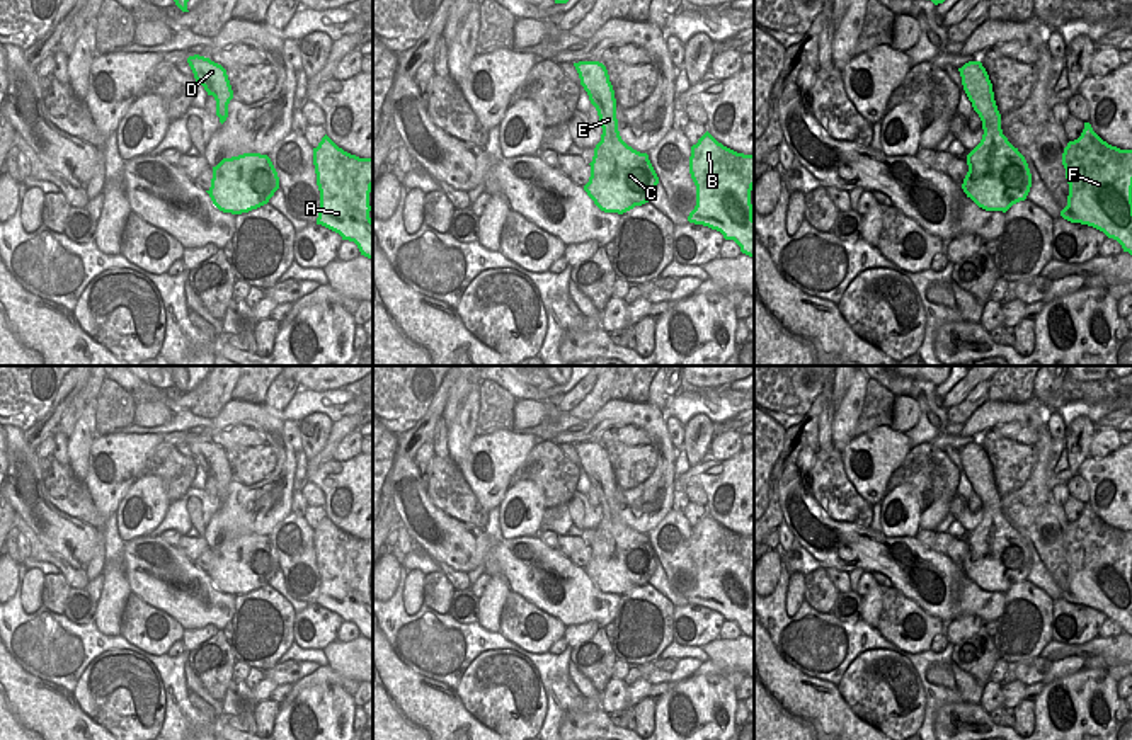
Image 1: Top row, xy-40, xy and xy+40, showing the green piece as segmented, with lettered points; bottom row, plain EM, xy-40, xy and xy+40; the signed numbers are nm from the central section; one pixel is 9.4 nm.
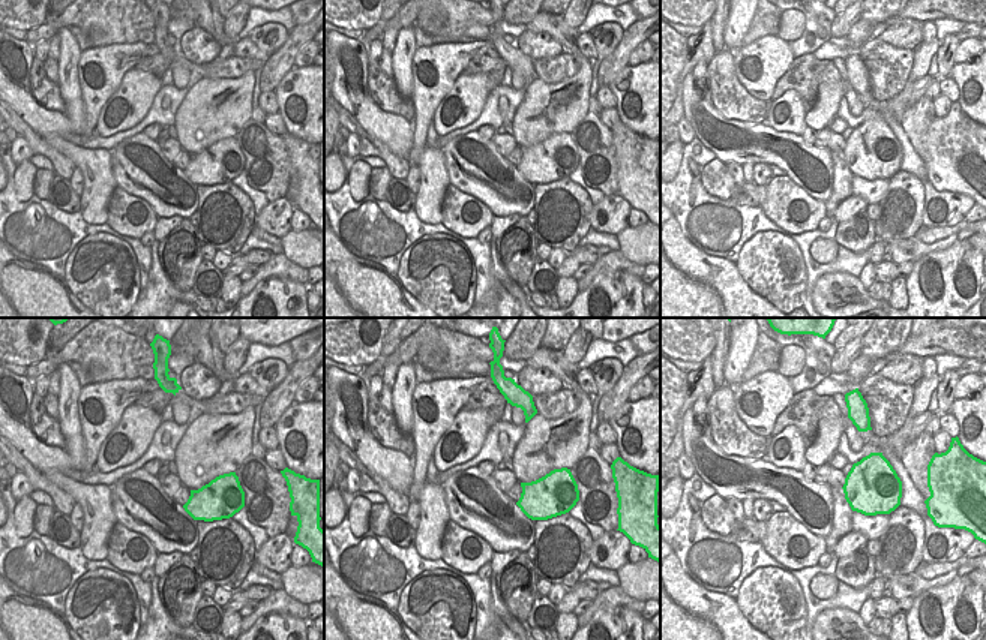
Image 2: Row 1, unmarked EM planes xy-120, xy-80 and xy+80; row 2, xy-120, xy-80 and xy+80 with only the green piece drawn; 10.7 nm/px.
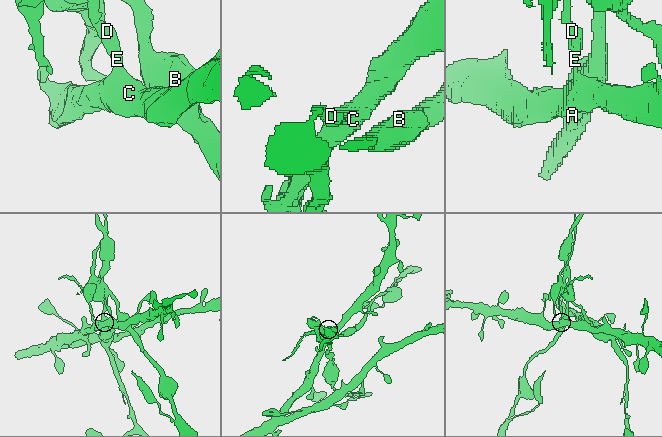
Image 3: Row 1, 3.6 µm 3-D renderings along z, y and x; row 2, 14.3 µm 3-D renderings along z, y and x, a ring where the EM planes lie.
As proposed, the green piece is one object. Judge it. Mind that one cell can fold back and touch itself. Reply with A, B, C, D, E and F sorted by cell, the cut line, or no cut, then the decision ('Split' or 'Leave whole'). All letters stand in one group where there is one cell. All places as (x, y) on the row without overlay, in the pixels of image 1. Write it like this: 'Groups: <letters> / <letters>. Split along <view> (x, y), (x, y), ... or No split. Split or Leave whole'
Groups: A B D E F / C. Split along xy (617, 509), (610, 518), (605, 518). Split

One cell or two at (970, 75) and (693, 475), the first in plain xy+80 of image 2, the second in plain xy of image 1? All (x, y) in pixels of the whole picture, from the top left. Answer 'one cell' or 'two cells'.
one cell

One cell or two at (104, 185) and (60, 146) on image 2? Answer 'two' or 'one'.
one

